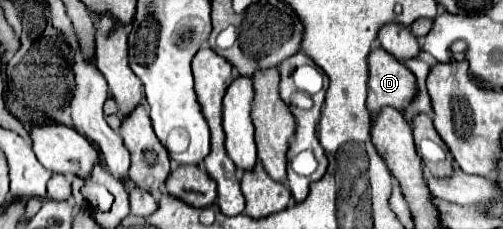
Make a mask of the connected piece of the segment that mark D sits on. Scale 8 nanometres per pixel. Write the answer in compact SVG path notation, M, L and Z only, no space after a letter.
M377 47L367 57L369 63L369 95L367 109L377 113L381 107L403 107L405 101L411 101L415 95L415 77L397 61L391 53Z

